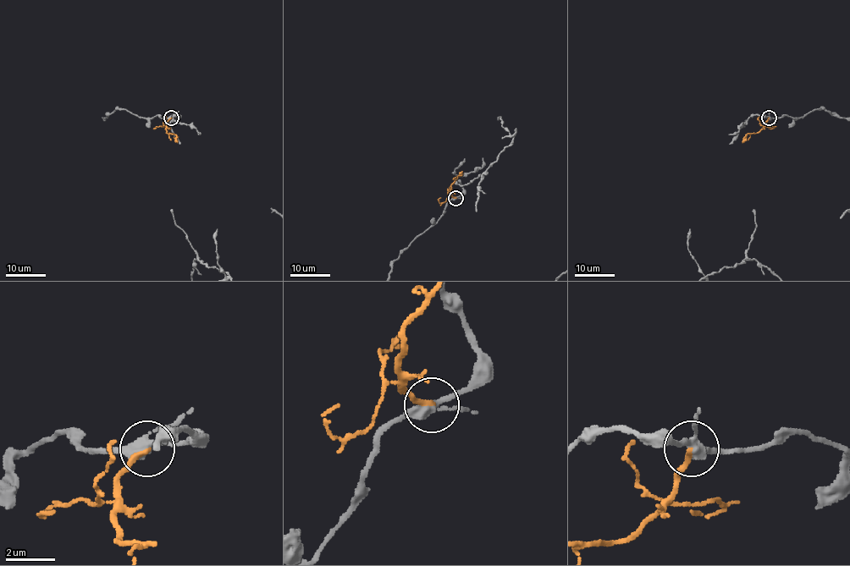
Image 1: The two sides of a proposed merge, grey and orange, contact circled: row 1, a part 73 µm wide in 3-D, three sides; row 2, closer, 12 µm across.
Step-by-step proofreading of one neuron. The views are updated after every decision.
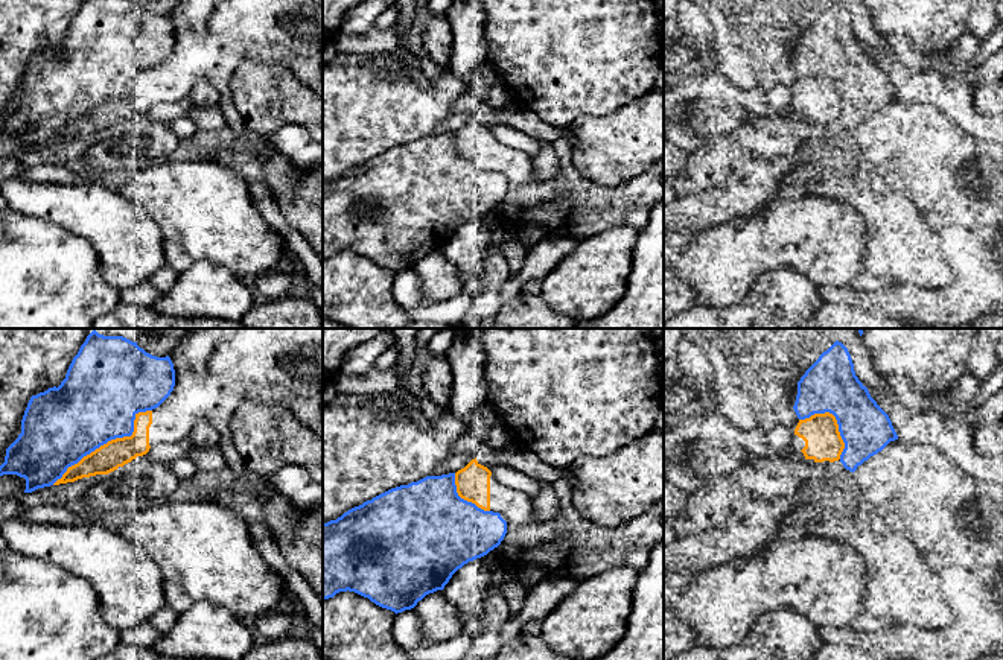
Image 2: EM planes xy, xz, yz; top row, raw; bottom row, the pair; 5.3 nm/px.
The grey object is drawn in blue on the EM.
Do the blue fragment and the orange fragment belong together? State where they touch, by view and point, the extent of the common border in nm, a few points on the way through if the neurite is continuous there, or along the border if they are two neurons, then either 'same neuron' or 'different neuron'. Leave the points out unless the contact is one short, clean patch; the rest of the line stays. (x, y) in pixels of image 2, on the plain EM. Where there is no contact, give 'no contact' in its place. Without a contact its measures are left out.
contact xy (107, 101); length 650 nm; different neuron

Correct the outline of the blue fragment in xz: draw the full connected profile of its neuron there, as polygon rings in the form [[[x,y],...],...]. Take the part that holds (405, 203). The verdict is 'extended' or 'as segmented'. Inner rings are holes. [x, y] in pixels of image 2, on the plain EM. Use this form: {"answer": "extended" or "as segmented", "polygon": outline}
{"answer": "as segmented", "polygon": [[[455,132],[426,135],[391,148],[349,169],[336,179],[323,182],[323,259],[349,249],[396,274],[411,269],[426,254],[443,249],[464,224],[498,207],[505,193],[507,181],[499,172],[484,170],[458,155]]]}

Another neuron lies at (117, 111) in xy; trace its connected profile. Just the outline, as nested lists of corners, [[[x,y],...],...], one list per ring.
[[[180,0],[169,17],[175,29],[170,55],[158,67],[135,73],[131,96],[100,105],[68,126],[53,144],[108,134],[146,114],[154,105],[187,100],[199,81],[207,81],[218,90],[218,108],[227,126],[239,134],[244,131],[242,116],[234,106],[230,84],[236,68],[245,61],[286,64],[300,82],[323,96],[323,0]]]

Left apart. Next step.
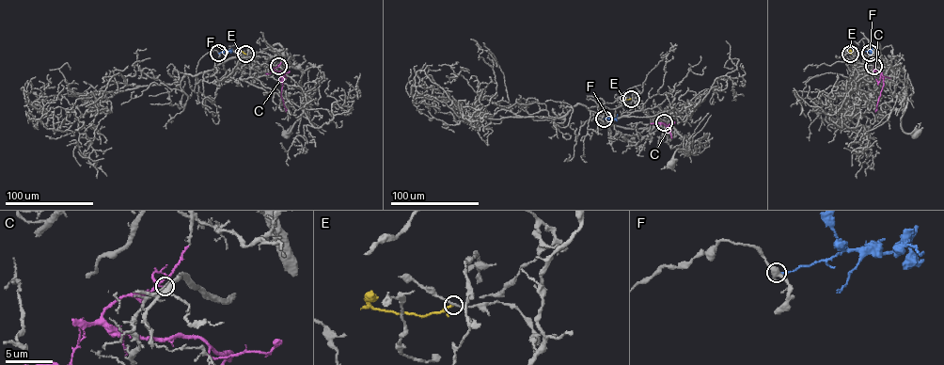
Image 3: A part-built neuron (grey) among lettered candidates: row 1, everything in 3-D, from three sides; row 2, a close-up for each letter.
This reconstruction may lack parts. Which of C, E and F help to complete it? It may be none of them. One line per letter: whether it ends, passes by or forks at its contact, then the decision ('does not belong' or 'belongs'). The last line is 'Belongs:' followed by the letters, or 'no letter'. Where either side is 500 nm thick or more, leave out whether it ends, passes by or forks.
C: it ends | does not belong
E: it ends | does not belong
F: it ends | does not belong
Belongs: no letter

